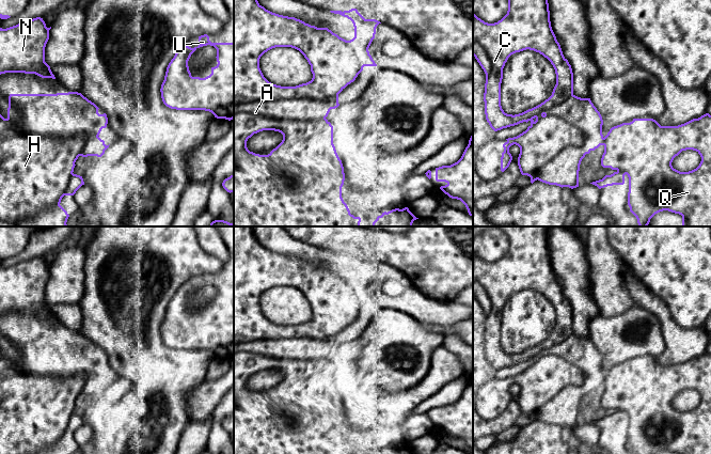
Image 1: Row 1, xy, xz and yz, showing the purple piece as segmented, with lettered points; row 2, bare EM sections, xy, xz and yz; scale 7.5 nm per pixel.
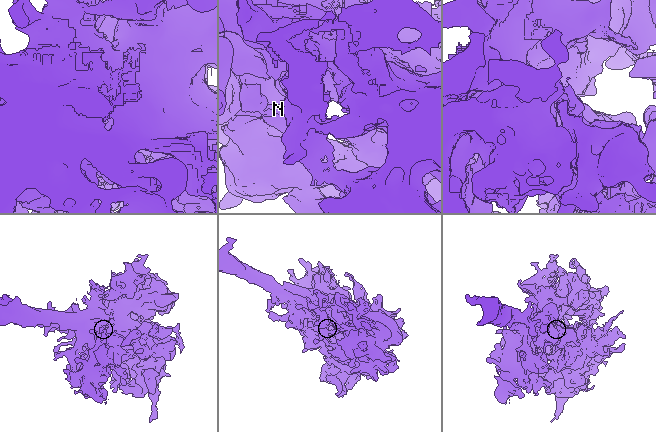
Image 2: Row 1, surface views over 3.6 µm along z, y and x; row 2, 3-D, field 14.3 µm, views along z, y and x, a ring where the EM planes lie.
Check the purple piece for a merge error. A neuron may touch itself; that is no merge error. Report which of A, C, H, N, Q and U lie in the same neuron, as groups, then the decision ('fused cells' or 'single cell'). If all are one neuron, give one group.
A / C H N Q U | fused cells

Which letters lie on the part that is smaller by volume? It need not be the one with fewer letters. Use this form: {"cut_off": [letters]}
{"cut_off": ["A"]}

